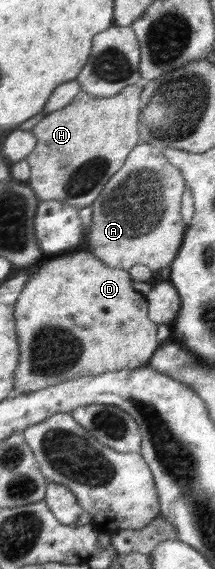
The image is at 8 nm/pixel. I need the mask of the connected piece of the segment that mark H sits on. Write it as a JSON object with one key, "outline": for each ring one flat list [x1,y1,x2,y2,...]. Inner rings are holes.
{"outline":[[143,83,132,84,118,94,109,97,95,97,92,93,80,91,68,106,47,114,29,131,36,137,34,150,25,156,30,174,26,183,40,201,63,200,78,208,90,206,102,194,103,188,116,172,120,171,130,151,138,144,138,120,142,114]]}

